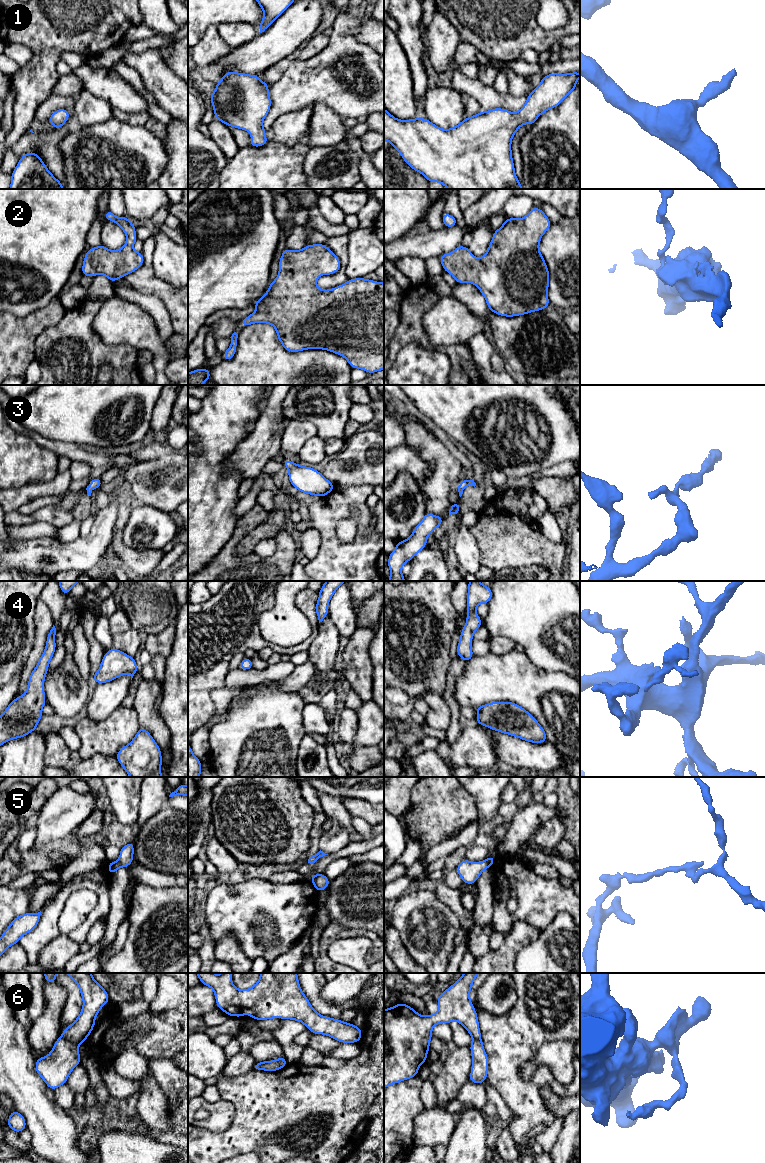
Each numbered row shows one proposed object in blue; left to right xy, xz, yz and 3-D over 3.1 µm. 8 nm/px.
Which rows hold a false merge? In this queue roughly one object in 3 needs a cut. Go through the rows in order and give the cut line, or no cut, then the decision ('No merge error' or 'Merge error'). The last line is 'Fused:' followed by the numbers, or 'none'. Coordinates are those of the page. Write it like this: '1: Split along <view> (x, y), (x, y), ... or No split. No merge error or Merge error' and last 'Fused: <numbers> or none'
1: No split. No merge error
2: No split. No merge error
3: No split. No merge error
4: No split. No merge error
5: Split along yz (484, 860), (490, 866). Merge error
6: Split along xy (61, 1037), (77, 1045). Merge error
Fused: 5, 6

